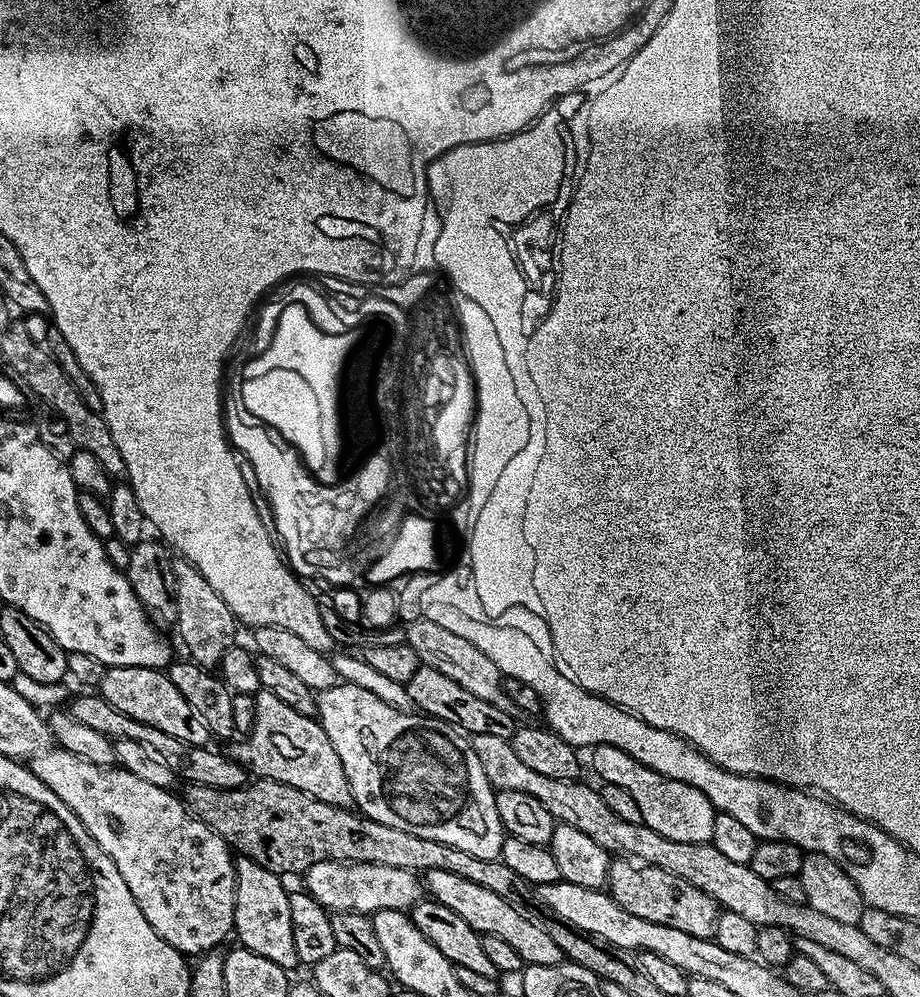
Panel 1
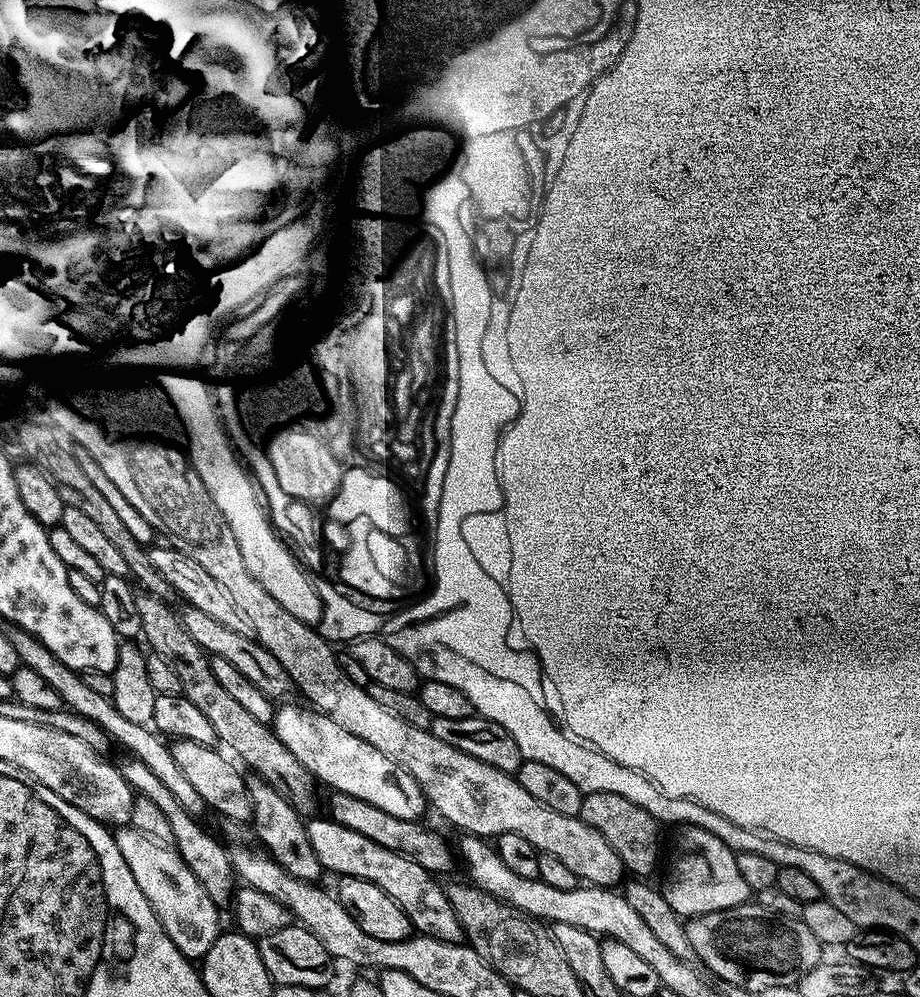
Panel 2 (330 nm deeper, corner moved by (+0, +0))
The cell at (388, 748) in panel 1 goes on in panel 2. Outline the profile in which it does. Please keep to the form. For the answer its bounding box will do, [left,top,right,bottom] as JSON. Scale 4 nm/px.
[274,708,426,821]

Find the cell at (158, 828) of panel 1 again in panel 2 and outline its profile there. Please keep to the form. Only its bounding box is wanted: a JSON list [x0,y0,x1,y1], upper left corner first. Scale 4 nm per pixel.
[114,826,222,962]

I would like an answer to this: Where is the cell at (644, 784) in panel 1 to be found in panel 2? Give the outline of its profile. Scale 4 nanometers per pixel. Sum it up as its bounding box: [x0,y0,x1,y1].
[662,827,750,918]

